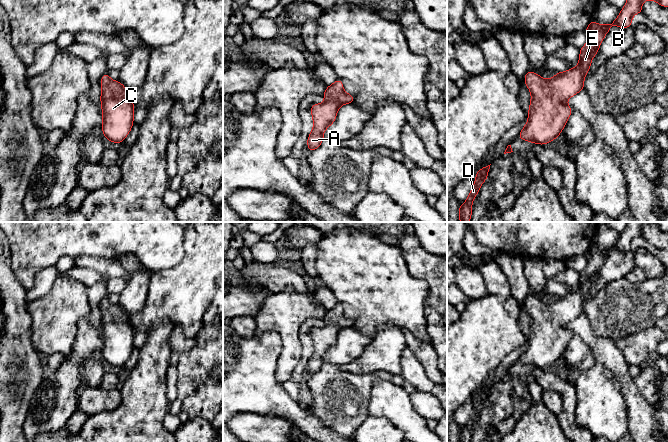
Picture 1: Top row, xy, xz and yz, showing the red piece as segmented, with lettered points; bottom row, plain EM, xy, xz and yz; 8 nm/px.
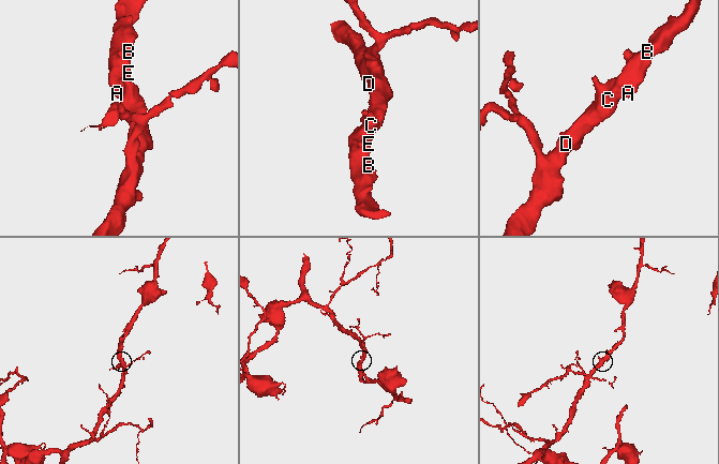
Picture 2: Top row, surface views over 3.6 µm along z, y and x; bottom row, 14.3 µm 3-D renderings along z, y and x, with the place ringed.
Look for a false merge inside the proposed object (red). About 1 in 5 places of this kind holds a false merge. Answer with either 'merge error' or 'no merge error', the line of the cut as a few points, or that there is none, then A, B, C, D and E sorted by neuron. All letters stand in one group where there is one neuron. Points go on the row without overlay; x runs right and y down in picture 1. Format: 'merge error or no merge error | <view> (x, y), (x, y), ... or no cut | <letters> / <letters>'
no merge error | no cut | A B C D E

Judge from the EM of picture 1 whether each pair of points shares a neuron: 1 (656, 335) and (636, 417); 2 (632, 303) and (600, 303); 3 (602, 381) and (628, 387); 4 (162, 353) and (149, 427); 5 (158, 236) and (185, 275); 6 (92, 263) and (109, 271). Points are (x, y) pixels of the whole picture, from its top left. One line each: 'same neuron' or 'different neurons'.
1: different neurons
2: same neuron
3: different neurons
4: same neuron
5: different neurons
6: same neuron

